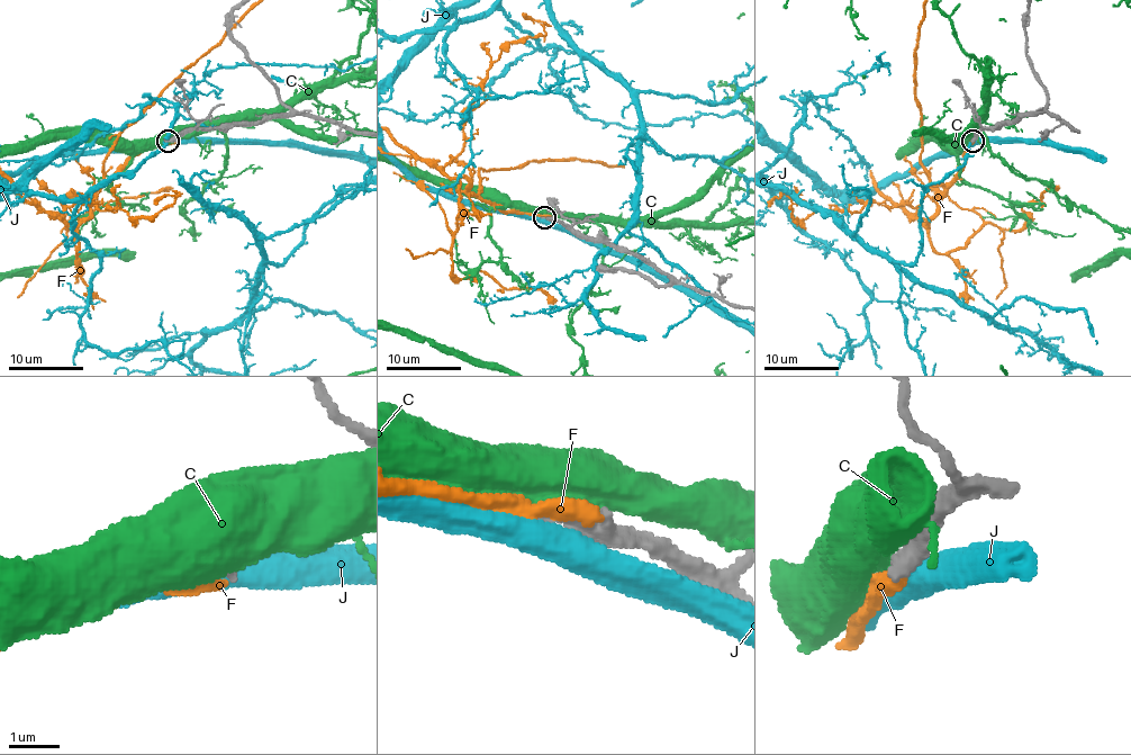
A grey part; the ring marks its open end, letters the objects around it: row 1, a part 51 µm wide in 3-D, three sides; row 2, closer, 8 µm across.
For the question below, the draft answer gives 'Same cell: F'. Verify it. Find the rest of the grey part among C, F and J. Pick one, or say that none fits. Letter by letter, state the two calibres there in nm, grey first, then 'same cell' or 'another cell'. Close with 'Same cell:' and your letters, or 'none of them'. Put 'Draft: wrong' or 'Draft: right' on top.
Draft: right
C: calibres 480 and 850 nm; another cell
F: calibres 480 and 440 nm; same cell
J: calibres 480 and 550 nm; another cell
Same cell: F

